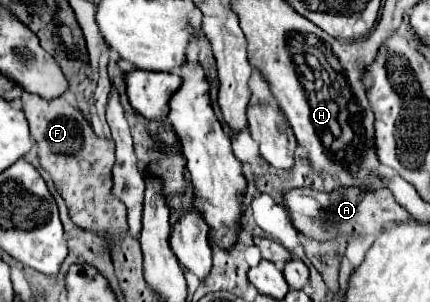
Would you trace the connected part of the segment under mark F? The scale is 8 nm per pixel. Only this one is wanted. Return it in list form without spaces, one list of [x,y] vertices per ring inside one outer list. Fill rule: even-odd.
[[[24,92],[22,106],[30,122],[30,132],[38,144],[40,166],[52,176],[58,194],[68,206],[68,214],[76,226],[102,236],[108,246],[116,246],[128,232],[126,206],[112,196],[112,166],[114,166],[114,142],[98,138],[84,114],[72,100],[60,96],[56,100],[44,100],[36,94]]]

